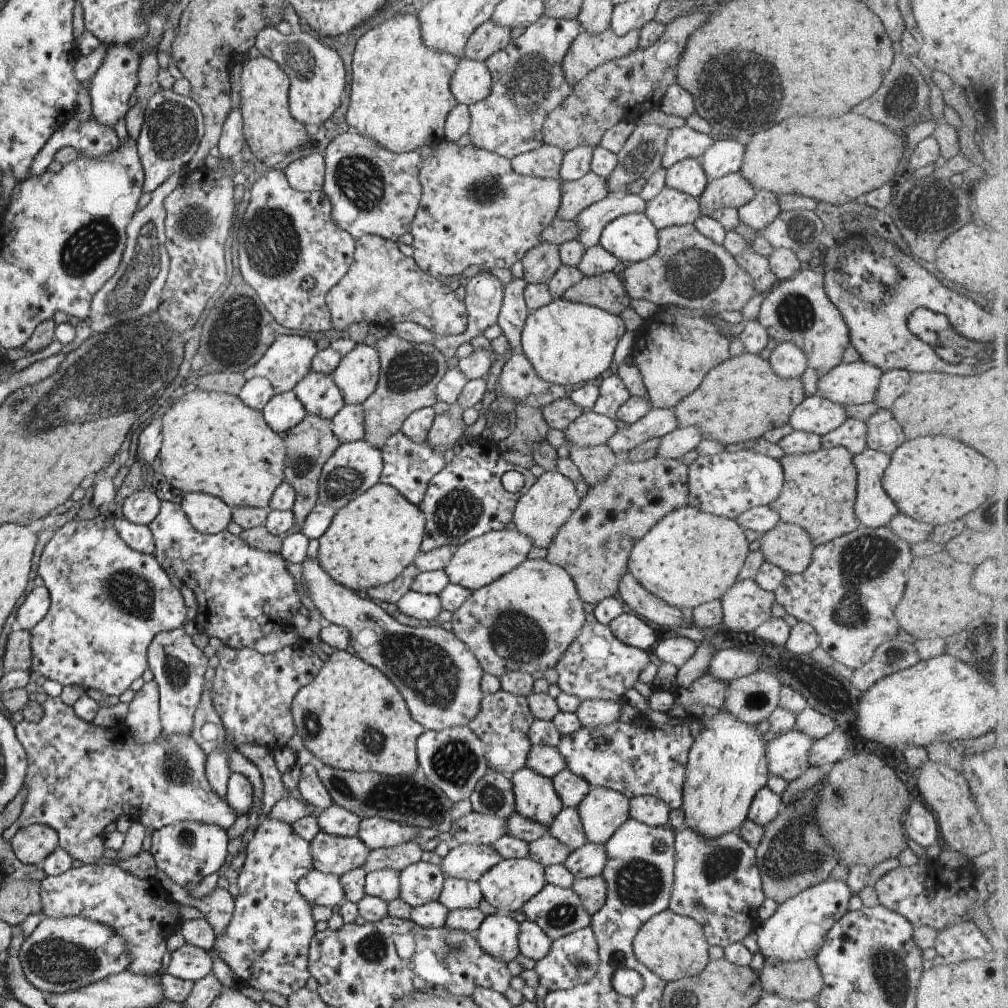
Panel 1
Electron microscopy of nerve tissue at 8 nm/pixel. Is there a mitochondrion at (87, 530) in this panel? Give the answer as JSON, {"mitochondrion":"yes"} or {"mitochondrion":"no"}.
{"mitochondrion":"no"}

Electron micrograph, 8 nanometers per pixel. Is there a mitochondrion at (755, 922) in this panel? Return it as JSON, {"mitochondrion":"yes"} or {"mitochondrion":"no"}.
{"mitochondrion":"no"}

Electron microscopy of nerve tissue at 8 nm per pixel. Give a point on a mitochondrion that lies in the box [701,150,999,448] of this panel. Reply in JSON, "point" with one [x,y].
{"point":[928,208]}

